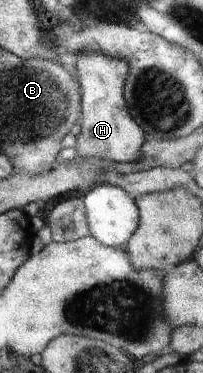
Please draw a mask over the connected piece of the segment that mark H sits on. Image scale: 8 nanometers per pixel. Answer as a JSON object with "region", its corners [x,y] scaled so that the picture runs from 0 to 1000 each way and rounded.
{"region":[[[498,139],[389,142],[365,201],[399,249],[399,357],[374,365],[369,402],[409,426],[557,429],[562,434],[675,434],[695,429],[695,391],[724,365],[635,308],[606,260],[616,220],[635,204],[635,172],[567,150]]]}

